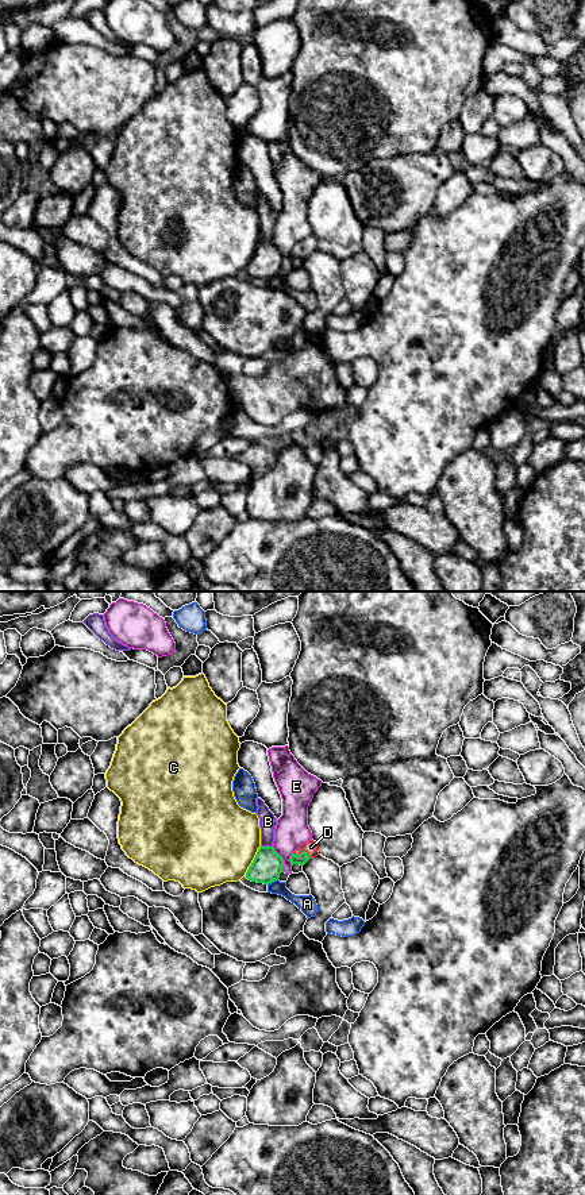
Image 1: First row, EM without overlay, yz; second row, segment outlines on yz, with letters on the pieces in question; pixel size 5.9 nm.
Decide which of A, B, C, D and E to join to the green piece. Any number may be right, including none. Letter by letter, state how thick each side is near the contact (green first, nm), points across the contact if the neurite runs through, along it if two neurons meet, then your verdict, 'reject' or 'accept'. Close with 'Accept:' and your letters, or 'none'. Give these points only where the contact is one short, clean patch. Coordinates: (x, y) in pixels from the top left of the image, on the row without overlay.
A: 180 nm thick on the green side, 100 nm on the other; reject
B: 180 nm thick on the green side, 100 nm on the other; reject
C: 180 nm thick on the green side, 500 nm on the other; reject
D: 70 nm thick on the green side, 80 nm on the other; runs through yz (303, 253), (303, 246), (311, 242); accept
E: 180 nm thick on the green side, 200 nm on the other; border along yz (272, 242), (283, 255), (283, 266); reject
Accept: D

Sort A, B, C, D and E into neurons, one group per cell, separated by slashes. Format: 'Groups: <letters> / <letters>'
Groups: A / B / C / D / E

